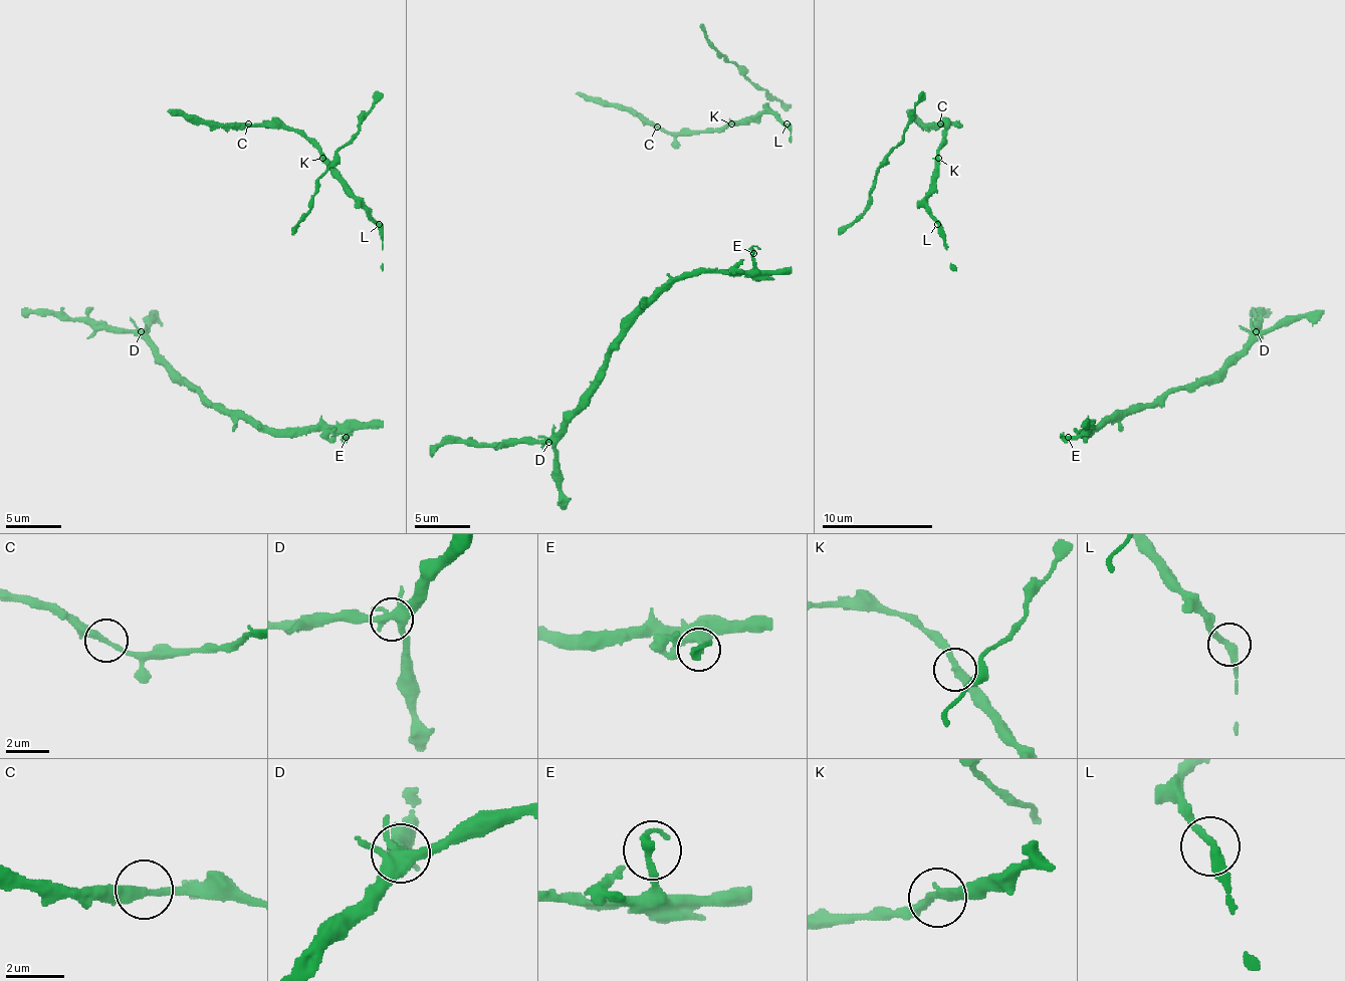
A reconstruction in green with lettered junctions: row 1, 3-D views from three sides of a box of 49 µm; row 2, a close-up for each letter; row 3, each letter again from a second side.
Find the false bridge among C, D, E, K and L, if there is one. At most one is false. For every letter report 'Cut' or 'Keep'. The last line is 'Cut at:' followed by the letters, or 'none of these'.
C: Keep
D: Keep
E: Keep
K: Keep
L: Keep
Cut at: none of these

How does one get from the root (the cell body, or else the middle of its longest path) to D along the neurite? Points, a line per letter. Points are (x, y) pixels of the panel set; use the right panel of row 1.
D: (1062, 432), (1079, 437), (1175, 390), (1198, 388), (1256, 331)

